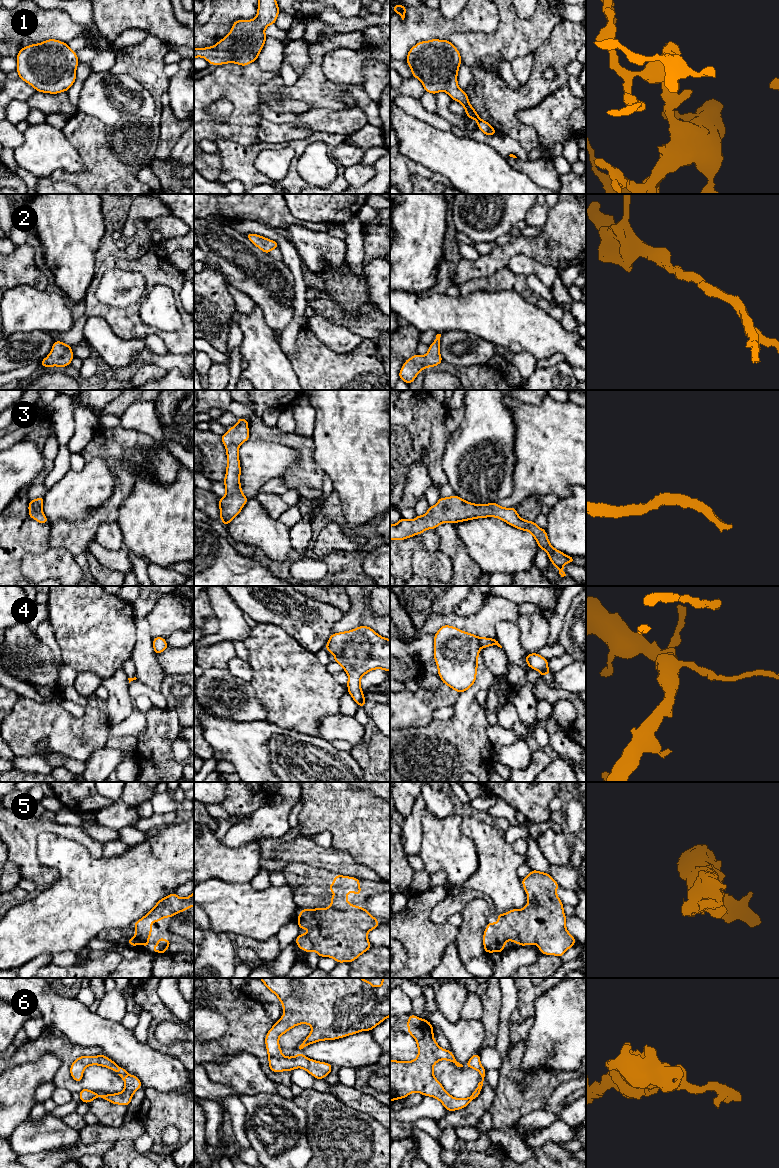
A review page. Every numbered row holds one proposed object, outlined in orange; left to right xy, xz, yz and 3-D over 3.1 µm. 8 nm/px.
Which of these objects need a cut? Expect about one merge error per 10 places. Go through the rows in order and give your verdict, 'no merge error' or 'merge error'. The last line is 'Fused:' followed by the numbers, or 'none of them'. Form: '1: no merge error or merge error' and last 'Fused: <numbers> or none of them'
1: no merge error
2: no merge error
3: no merge error
4: no merge error
5: no merge error
6: no merge error
Fused: none of them

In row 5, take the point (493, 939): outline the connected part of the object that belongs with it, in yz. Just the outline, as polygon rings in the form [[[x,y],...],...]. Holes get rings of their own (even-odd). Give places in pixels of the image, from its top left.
[[[531,870],[530,874],[521,879],[524,890],[527,893],[528,903],[523,909],[512,909],[505,914],[497,915],[499,919],[496,923],[487,923],[487,928],[484,930],[483,944],[486,953],[503,952],[506,941],[511,940],[513,943],[518,943],[520,946],[536,944],[542,954],[555,955],[562,957],[564,953],[571,948],[575,943],[575,938],[566,929],[566,916],[564,914],[563,904],[557,896],[558,883],[549,875],[549,873]]]

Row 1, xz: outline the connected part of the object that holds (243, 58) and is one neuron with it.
[[[258,0],[255,19],[236,20],[232,30],[214,46],[194,48],[194,58],[203,57],[216,66],[227,63],[247,66],[257,60],[267,39],[264,31],[275,24],[278,14],[276,0]]]

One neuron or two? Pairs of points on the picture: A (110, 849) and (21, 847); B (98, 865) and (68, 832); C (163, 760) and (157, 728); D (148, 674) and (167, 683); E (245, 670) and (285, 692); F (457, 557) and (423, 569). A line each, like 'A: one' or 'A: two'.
A: two
B: two
C: one
D: two
E: two
F: two

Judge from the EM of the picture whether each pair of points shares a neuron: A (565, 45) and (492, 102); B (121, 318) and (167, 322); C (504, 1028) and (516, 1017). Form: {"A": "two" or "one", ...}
{"A": "one", "B": "two", "C": "two"}

